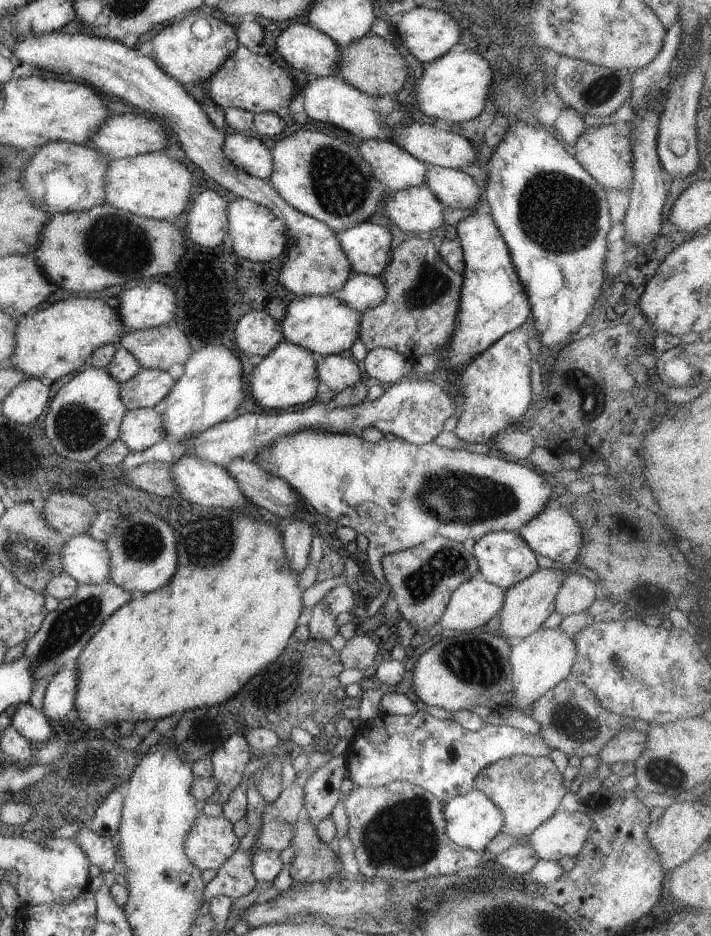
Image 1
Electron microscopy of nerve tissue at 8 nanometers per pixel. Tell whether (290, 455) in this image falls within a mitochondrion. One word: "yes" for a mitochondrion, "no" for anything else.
no

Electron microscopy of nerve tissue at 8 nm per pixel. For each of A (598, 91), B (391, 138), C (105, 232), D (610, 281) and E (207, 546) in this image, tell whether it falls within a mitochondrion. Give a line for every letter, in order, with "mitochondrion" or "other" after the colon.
A: mitochondrion
B: other
C: mitochondrion
D: other
E: mitochondrion

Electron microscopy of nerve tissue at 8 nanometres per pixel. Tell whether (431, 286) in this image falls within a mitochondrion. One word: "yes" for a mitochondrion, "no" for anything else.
yes

